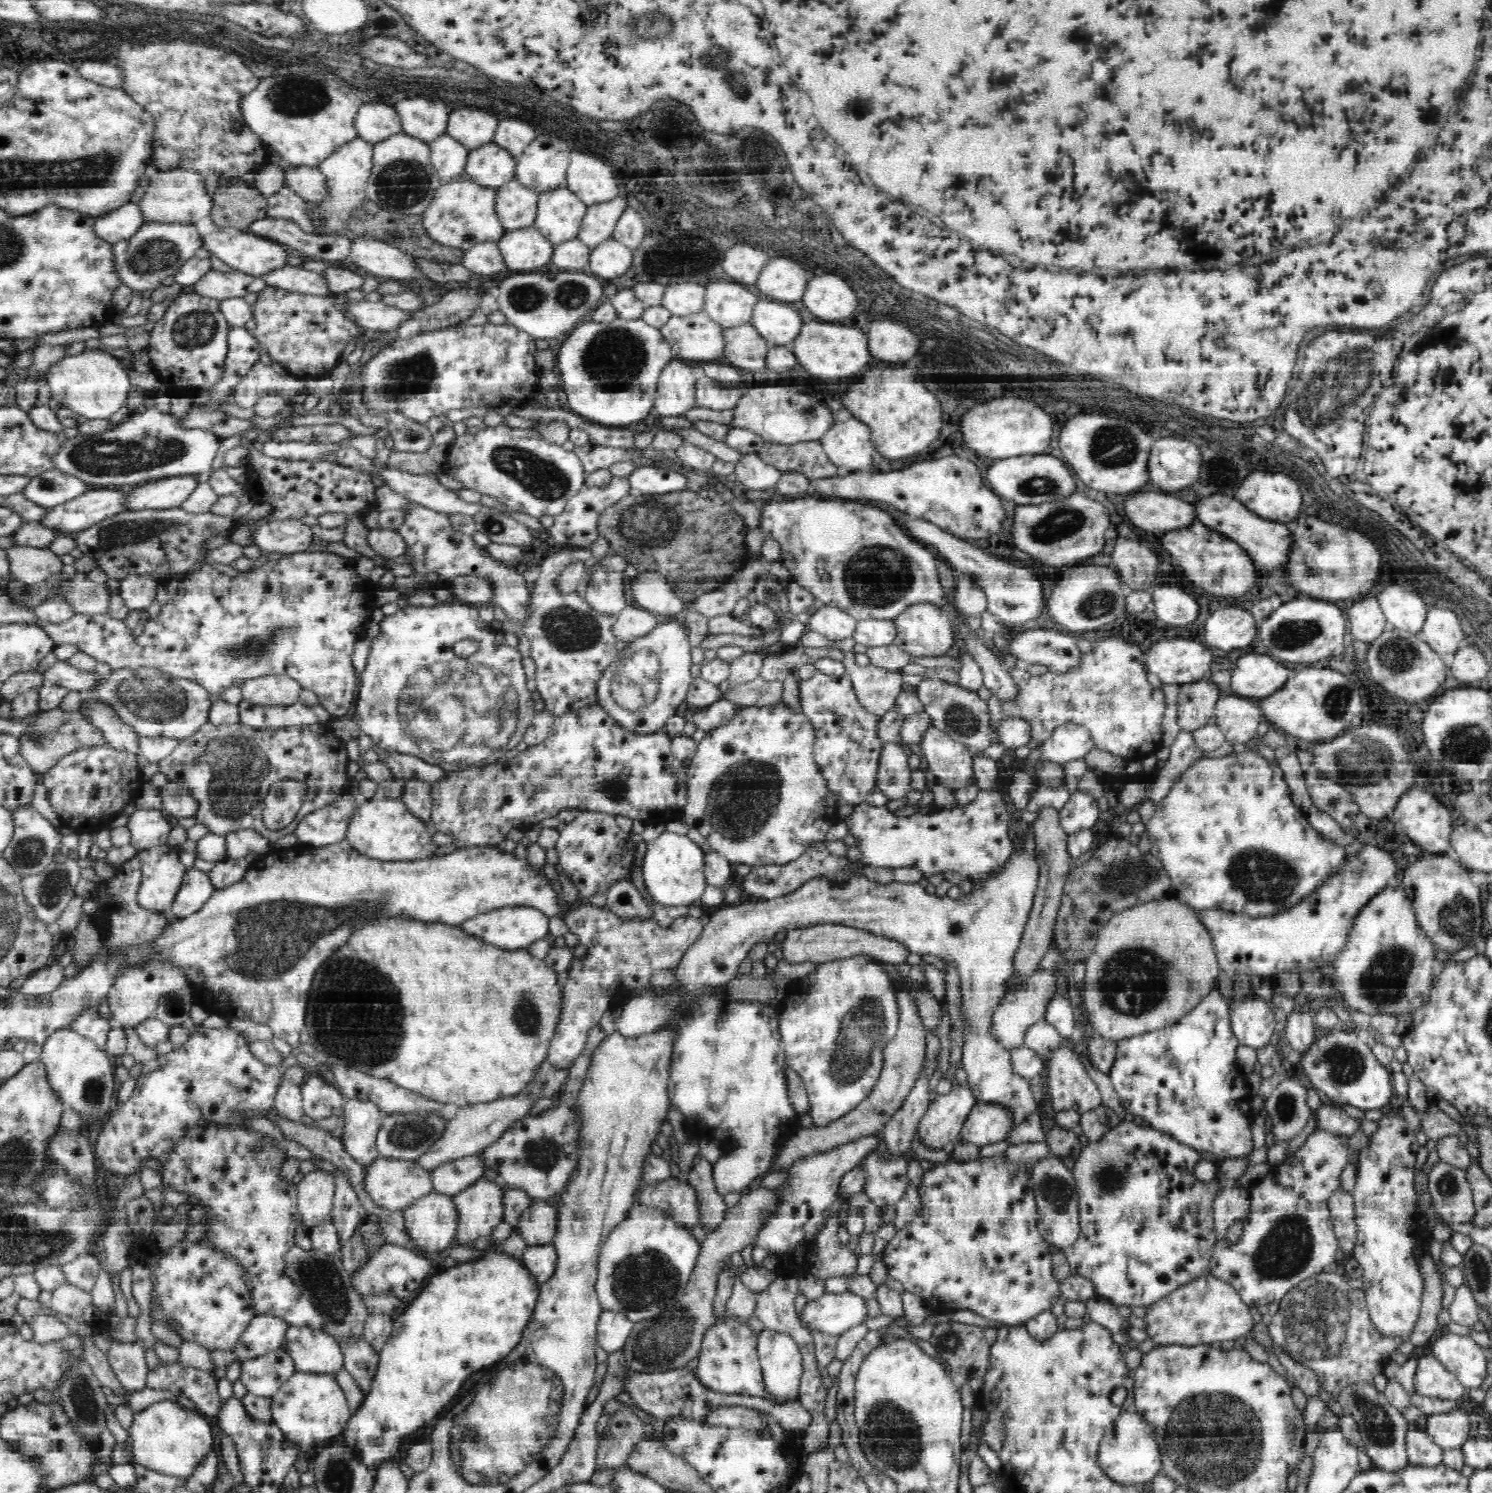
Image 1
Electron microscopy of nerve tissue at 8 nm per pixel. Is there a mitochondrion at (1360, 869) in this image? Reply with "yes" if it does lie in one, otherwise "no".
yes

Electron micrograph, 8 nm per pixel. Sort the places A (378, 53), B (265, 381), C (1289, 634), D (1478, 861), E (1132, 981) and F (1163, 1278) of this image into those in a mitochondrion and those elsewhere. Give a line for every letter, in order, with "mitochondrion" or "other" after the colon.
A: other
B: other
C: mitochondrion
D: other
E: mitochondrion
F: other

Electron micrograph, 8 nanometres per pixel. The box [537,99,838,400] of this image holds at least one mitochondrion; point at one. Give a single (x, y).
(766, 184)

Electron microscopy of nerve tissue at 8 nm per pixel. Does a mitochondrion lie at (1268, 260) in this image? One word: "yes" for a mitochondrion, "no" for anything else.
no

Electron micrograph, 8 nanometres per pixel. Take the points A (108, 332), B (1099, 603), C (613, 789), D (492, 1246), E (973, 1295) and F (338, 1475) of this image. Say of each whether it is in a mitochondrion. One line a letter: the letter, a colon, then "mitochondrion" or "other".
A: other
B: mitochondrion
C: mitochondrion
D: other
E: other
F: mitochondrion

